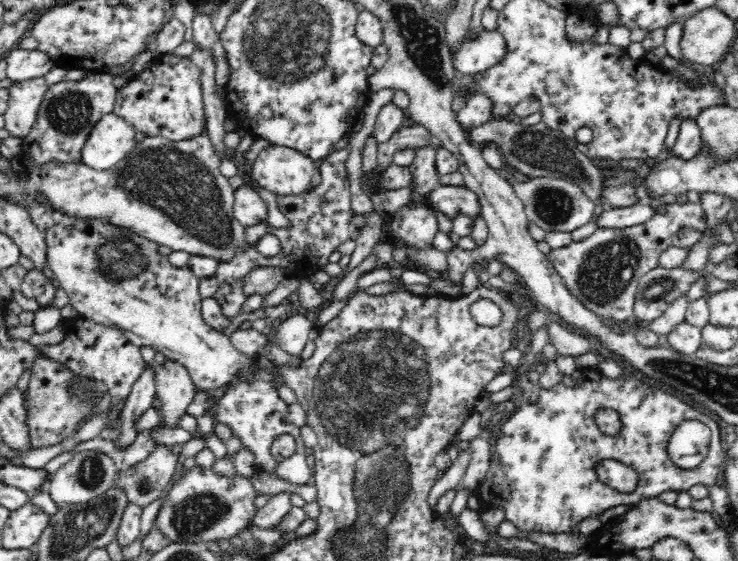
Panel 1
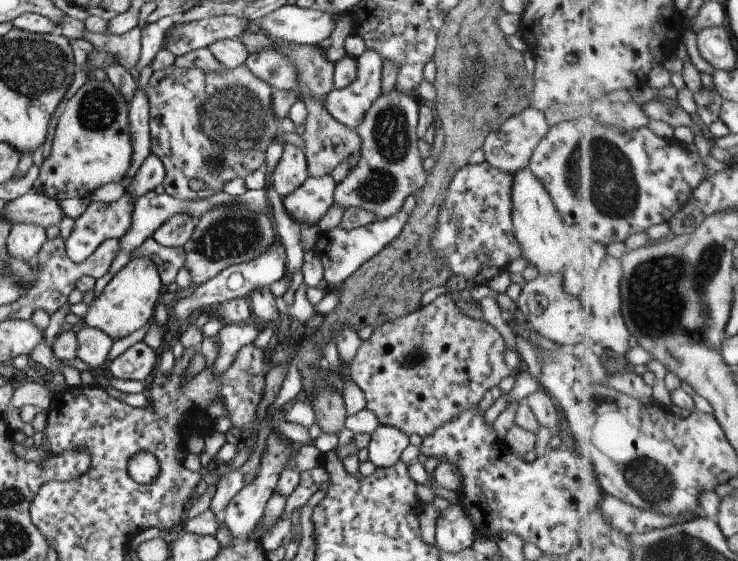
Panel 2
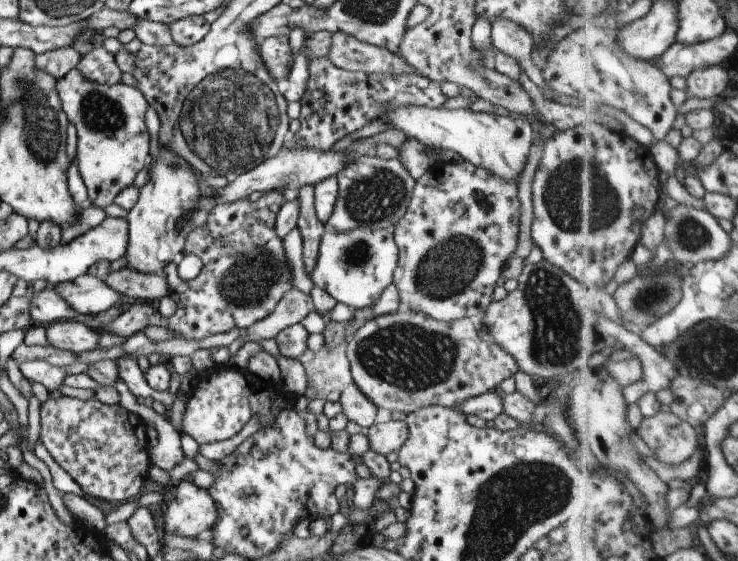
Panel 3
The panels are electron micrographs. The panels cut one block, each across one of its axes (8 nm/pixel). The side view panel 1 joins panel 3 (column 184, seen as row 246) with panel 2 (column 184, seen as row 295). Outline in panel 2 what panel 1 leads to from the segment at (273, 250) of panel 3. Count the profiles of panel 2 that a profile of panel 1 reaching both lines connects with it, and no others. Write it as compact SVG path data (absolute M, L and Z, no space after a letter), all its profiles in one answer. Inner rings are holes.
M174 214L151 237L165 247L182 247L194 228L194 220L190 215Z

